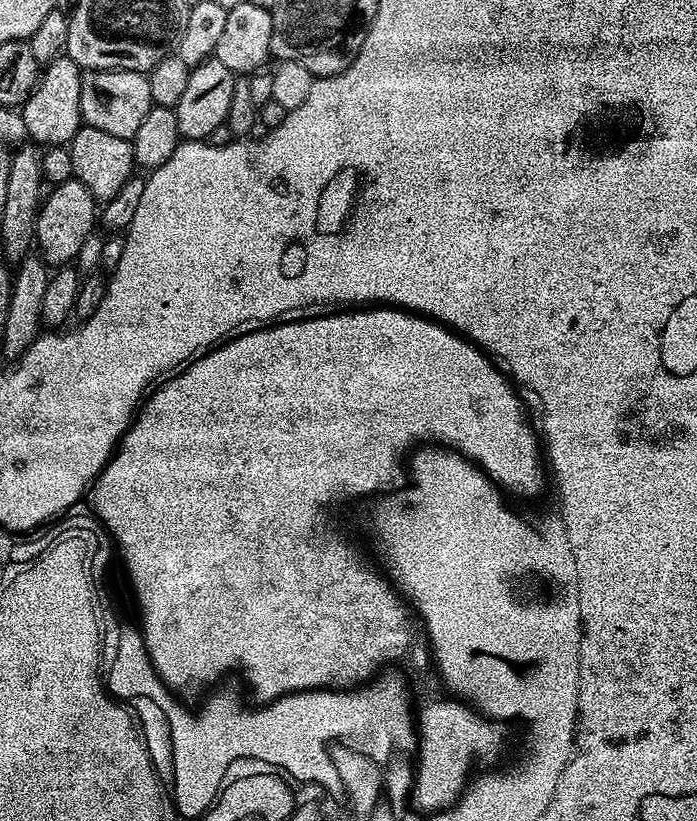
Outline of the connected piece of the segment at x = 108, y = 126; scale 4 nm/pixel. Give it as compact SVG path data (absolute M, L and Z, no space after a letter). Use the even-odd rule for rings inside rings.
M94 70L85 71L80 77L80 118L89 128L104 130L106 134L114 134L114 138L126 138L131 140L134 134L138 134L138 126L142 126L146 114L150 114L153 108L150 98L150 82L143 72L131 72L130 70Z

